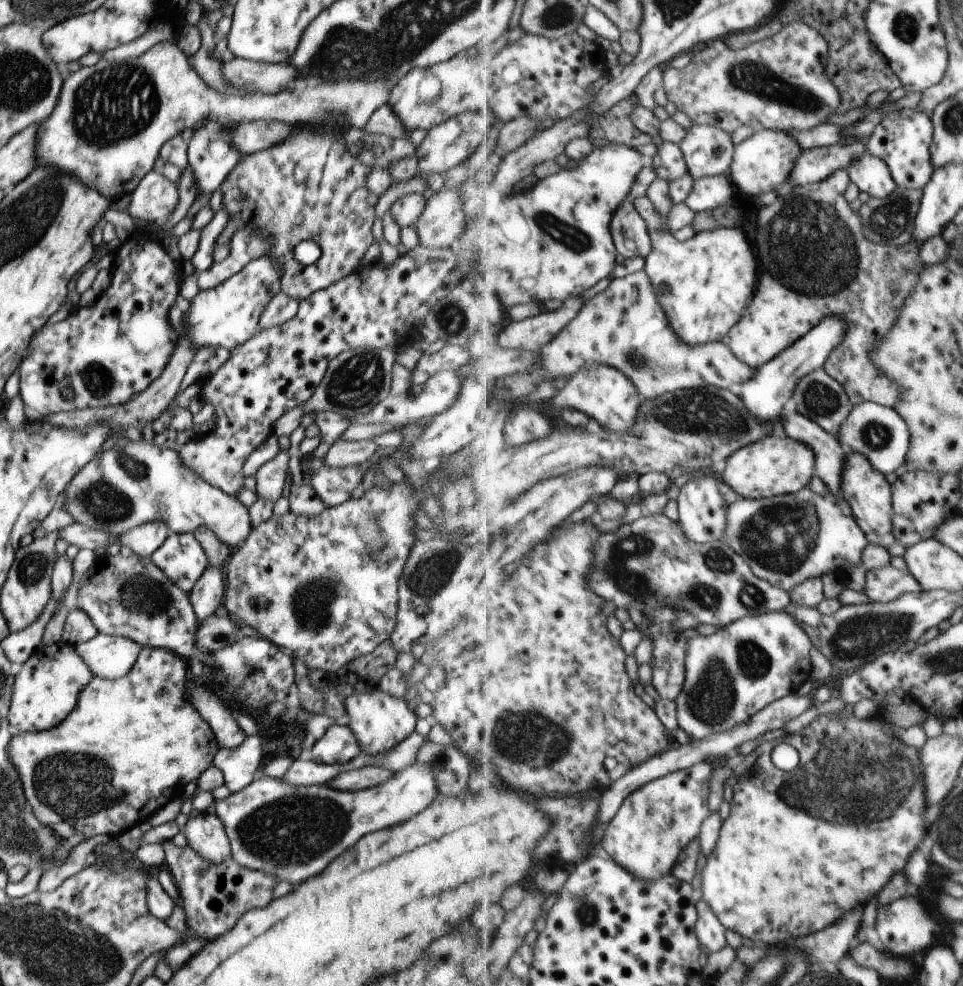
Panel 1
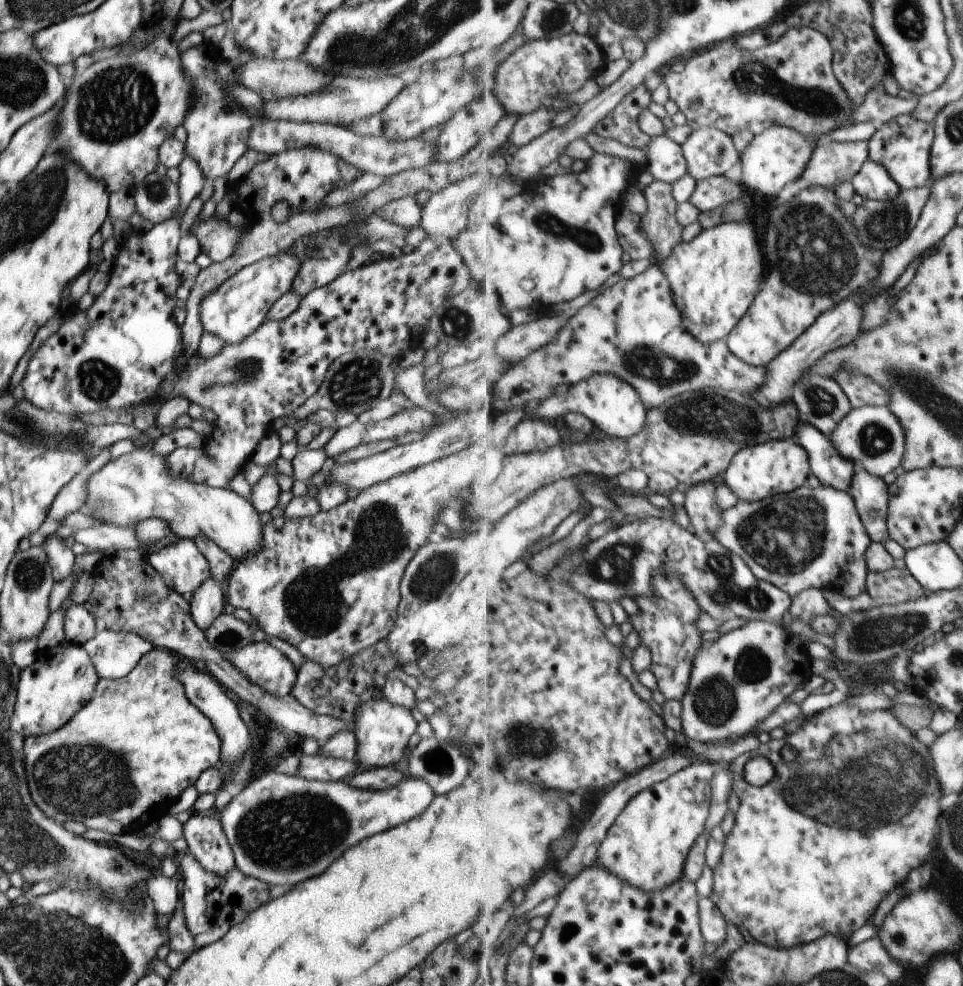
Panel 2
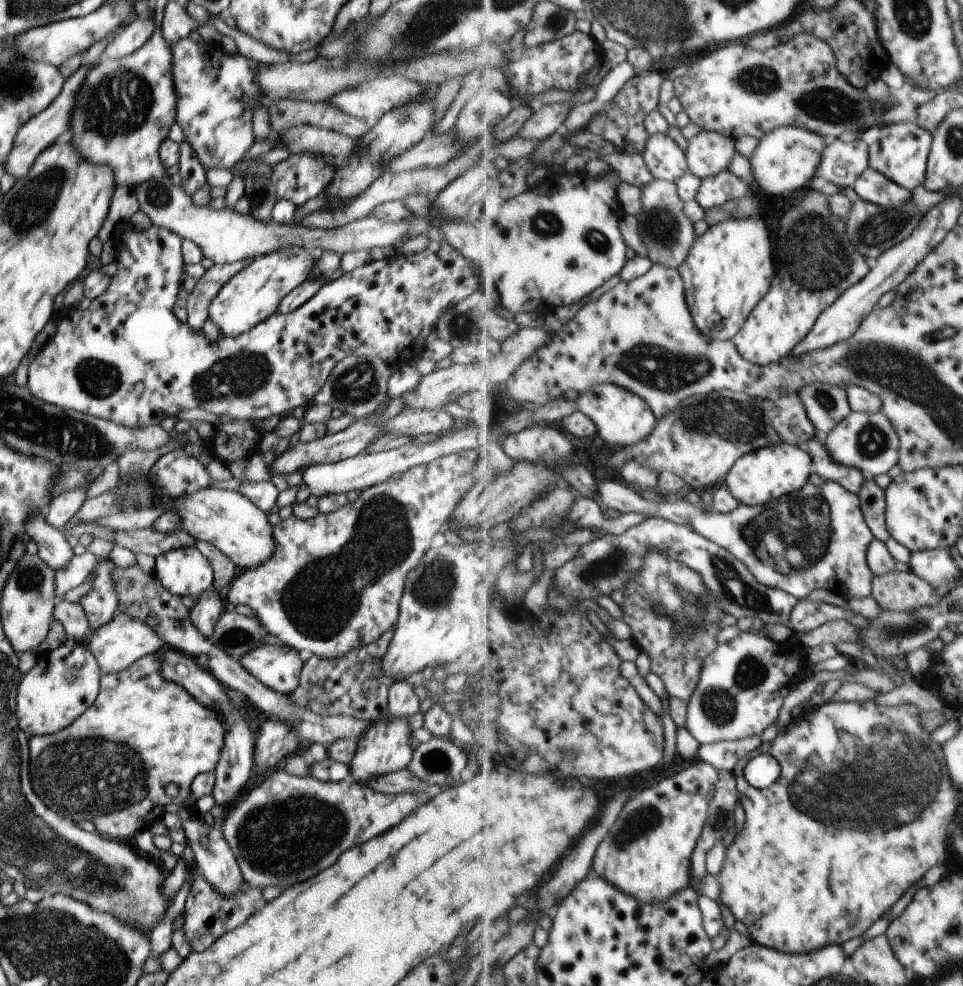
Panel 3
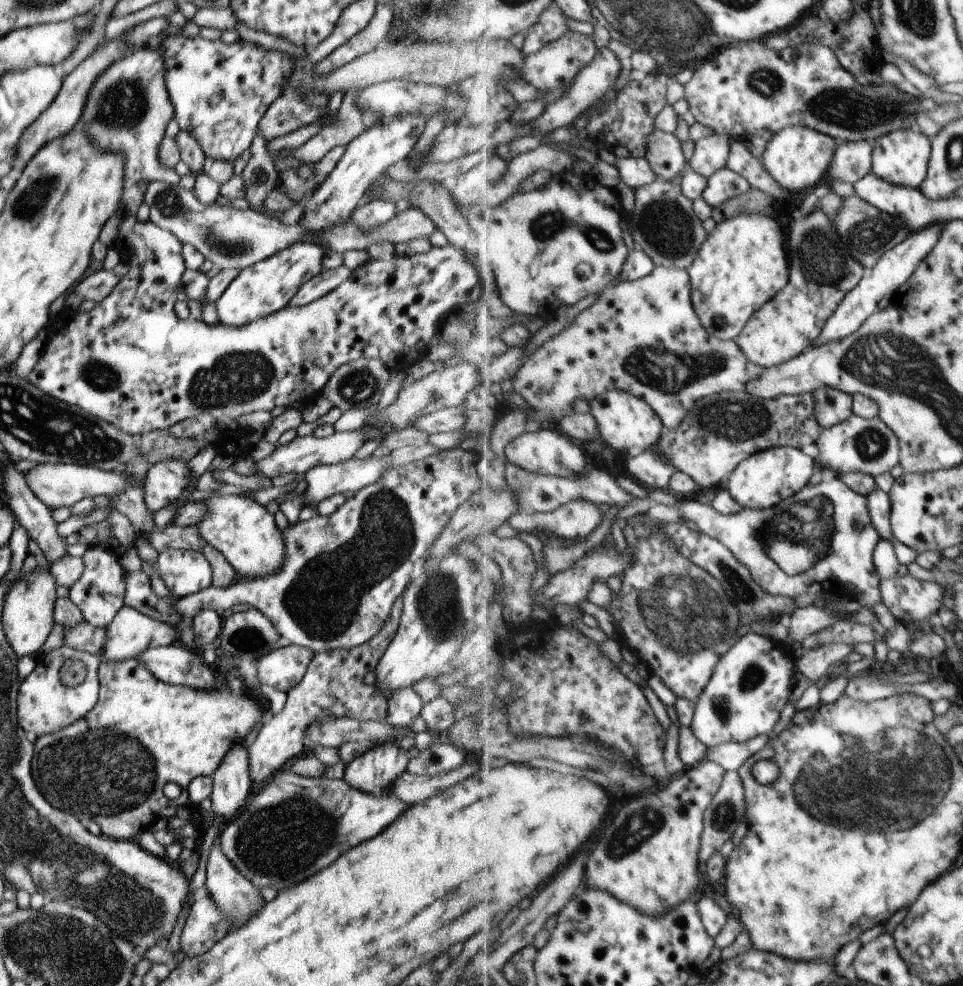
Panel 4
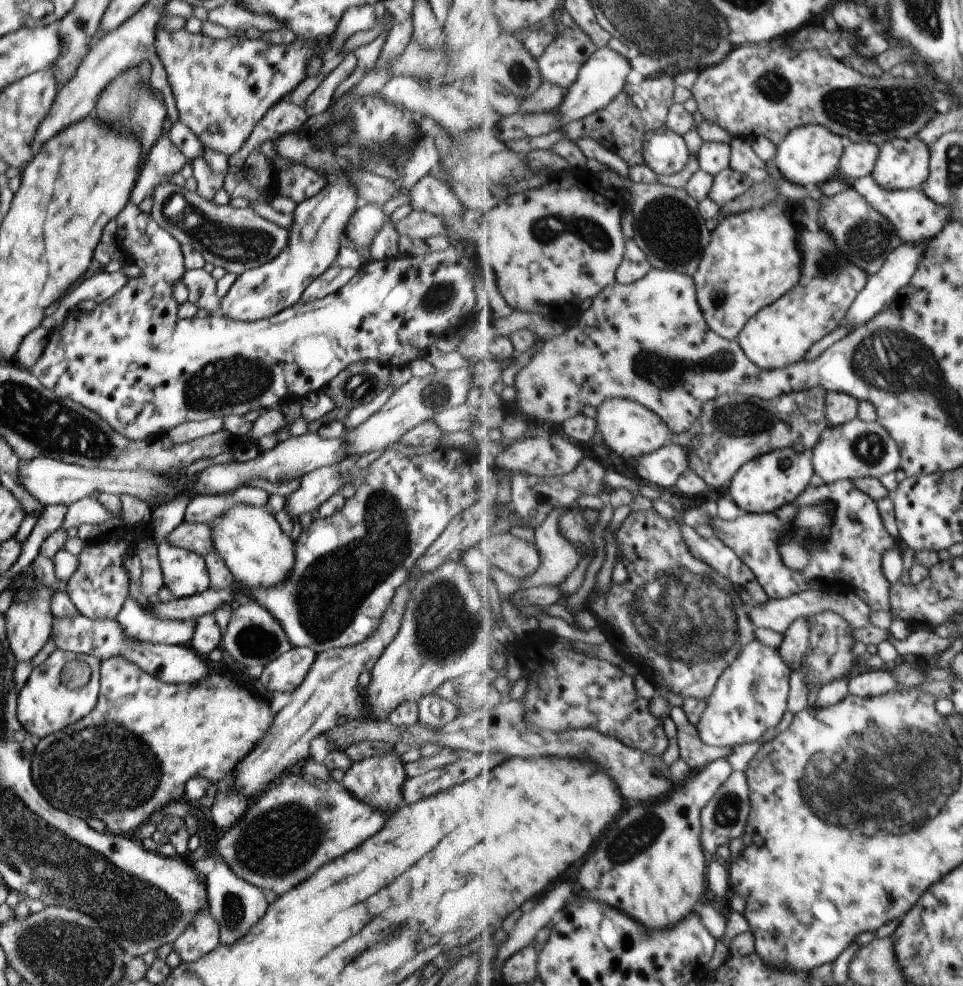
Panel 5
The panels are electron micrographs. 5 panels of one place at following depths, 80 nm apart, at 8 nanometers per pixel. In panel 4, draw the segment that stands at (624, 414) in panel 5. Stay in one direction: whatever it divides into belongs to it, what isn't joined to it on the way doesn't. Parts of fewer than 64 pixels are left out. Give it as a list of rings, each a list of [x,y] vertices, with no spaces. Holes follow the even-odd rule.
[[[622,390],[607,391],[603,396],[590,402],[591,414],[597,419],[600,438],[610,448],[625,455],[648,451],[658,446],[663,432],[664,421],[643,399]]]

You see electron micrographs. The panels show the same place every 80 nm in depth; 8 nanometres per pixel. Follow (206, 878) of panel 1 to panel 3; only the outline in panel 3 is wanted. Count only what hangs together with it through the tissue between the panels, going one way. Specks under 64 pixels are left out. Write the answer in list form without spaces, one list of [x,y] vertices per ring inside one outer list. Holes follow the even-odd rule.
[[[190,864],[189,870],[192,880],[184,902],[184,911],[182,912],[184,914],[182,931],[187,944],[189,944],[190,952],[199,952],[209,948],[209,945],[219,939],[222,934],[243,924],[243,921],[256,910],[263,902],[263,899],[261,898],[260,889],[249,887],[245,882],[236,897],[225,899],[209,886],[209,883],[197,872],[197,869],[192,864]]]

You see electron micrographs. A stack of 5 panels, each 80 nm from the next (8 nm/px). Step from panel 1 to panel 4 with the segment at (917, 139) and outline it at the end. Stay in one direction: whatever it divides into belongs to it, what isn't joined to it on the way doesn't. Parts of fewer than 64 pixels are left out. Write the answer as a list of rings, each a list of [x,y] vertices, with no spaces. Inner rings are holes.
[[[912,128],[906,131],[892,132],[876,140],[873,151],[872,172],[892,185],[919,189],[928,177],[932,140],[925,134]],[[918,131],[918,132],[917,132]]]

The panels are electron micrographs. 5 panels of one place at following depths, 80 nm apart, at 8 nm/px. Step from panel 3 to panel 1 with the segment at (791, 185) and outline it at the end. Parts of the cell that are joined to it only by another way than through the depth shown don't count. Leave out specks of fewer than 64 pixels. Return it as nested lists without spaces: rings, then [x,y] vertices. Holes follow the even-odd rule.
[[[763,129],[735,147],[734,161],[729,178],[737,191],[747,194],[773,192],[779,184],[787,182],[805,152],[799,141],[788,131]]]

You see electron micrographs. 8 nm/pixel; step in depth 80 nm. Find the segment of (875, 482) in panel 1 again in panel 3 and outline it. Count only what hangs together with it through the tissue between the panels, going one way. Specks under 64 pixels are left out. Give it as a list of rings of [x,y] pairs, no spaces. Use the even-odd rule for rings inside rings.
[[[867,479],[858,495],[861,497],[862,510],[873,534],[879,540],[889,540],[892,533],[887,521],[888,499],[886,489],[879,488],[873,480]]]

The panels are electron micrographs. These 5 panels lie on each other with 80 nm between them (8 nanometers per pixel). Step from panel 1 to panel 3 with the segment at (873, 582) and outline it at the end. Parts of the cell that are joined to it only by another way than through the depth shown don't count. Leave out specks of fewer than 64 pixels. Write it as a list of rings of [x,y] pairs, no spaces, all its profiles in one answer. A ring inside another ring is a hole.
[[[911,569],[904,572],[895,570],[876,576],[872,596],[885,611],[912,613],[919,607],[932,605],[935,589]]]

